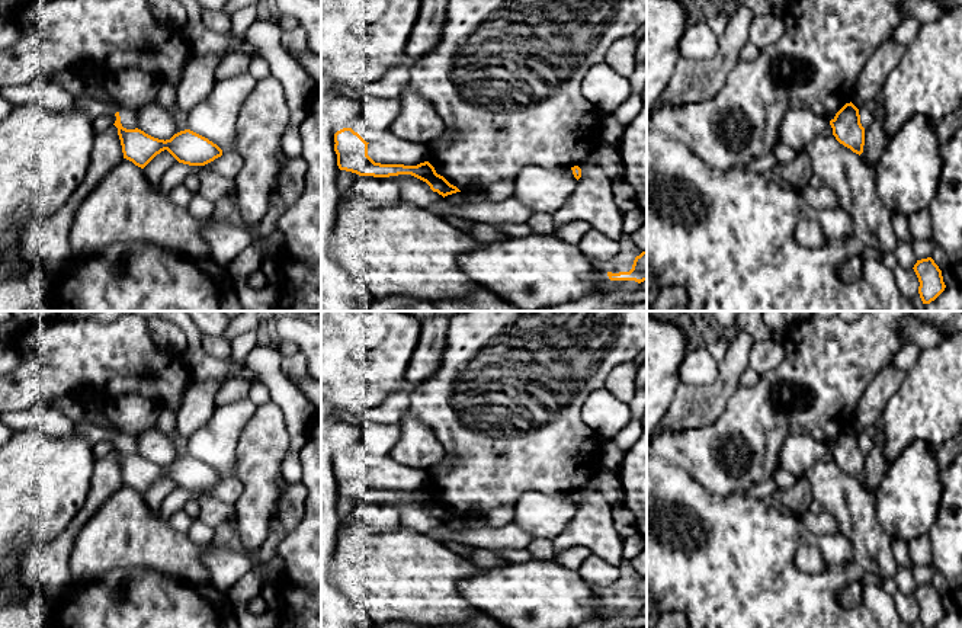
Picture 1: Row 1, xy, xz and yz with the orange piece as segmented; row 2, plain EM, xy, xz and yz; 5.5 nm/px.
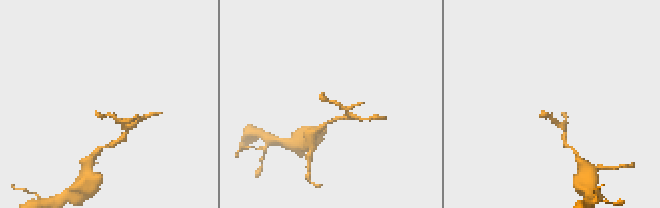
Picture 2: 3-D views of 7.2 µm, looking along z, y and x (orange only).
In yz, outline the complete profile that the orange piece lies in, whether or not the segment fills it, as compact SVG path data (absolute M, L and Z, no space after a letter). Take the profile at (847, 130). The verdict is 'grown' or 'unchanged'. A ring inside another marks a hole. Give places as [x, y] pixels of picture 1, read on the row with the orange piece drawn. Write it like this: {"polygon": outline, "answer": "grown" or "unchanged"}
{"polygon": "M850 102L846 103L830 121L833 135L844 147L856 154L863 153L865 128L860 124L859 109Z", "answer": "unchanged"}

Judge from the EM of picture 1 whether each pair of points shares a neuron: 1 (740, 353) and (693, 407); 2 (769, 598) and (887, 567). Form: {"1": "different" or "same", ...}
{"1": "same", "2": "different"}

